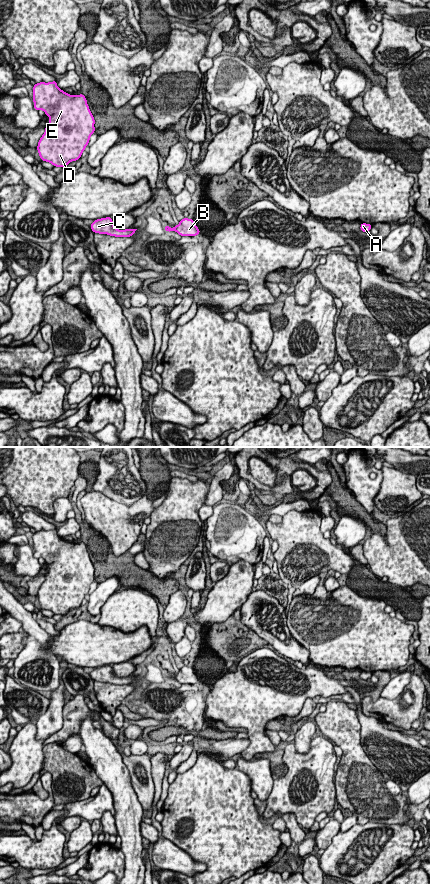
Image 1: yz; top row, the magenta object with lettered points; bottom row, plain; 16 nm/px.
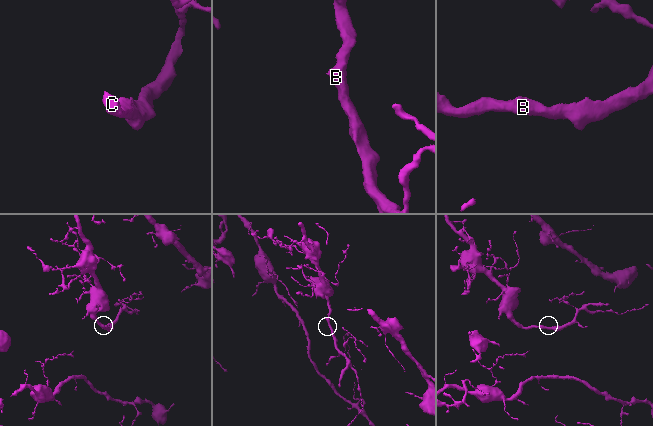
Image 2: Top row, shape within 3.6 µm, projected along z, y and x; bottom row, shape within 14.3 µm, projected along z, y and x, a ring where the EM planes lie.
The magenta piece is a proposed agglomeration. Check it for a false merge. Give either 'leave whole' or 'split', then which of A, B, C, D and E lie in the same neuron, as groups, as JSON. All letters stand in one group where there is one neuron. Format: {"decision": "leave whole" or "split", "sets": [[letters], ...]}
{"decision": "leave whole", "sets": [["A", "B", "C", "D", "E"]]}

